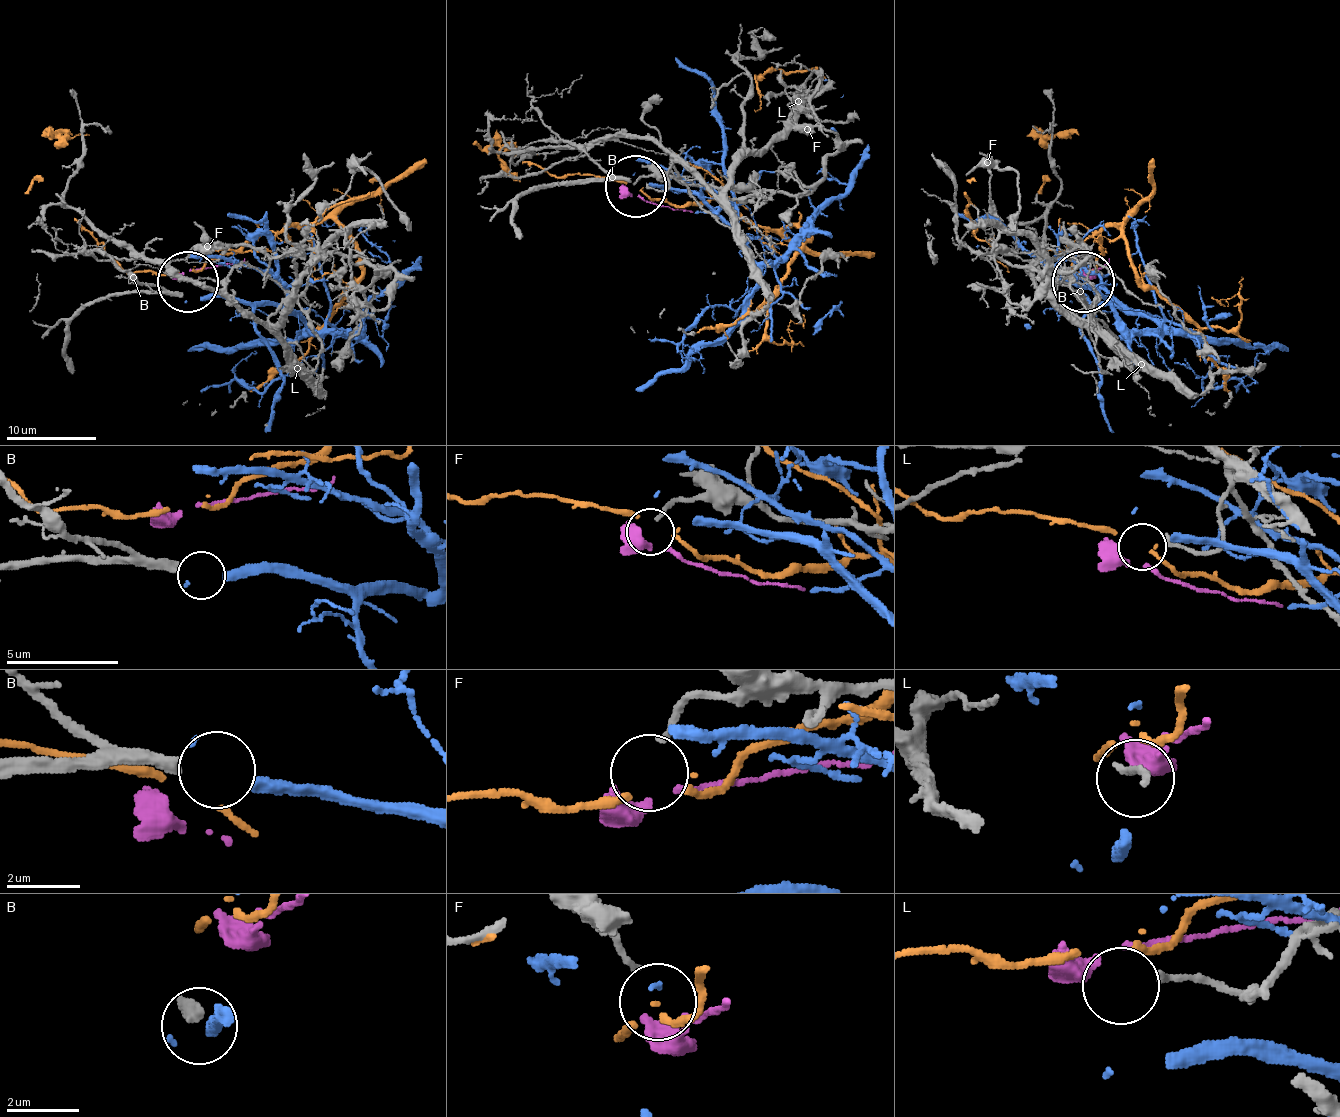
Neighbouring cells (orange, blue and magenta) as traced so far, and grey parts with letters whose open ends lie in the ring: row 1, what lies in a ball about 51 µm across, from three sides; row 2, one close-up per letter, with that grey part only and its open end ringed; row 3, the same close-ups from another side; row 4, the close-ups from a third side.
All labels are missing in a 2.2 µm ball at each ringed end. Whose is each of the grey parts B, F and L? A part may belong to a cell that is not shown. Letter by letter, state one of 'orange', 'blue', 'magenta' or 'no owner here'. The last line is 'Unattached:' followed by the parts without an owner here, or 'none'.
B: blue
F: magenta
L: no owner here
Unattached: L

